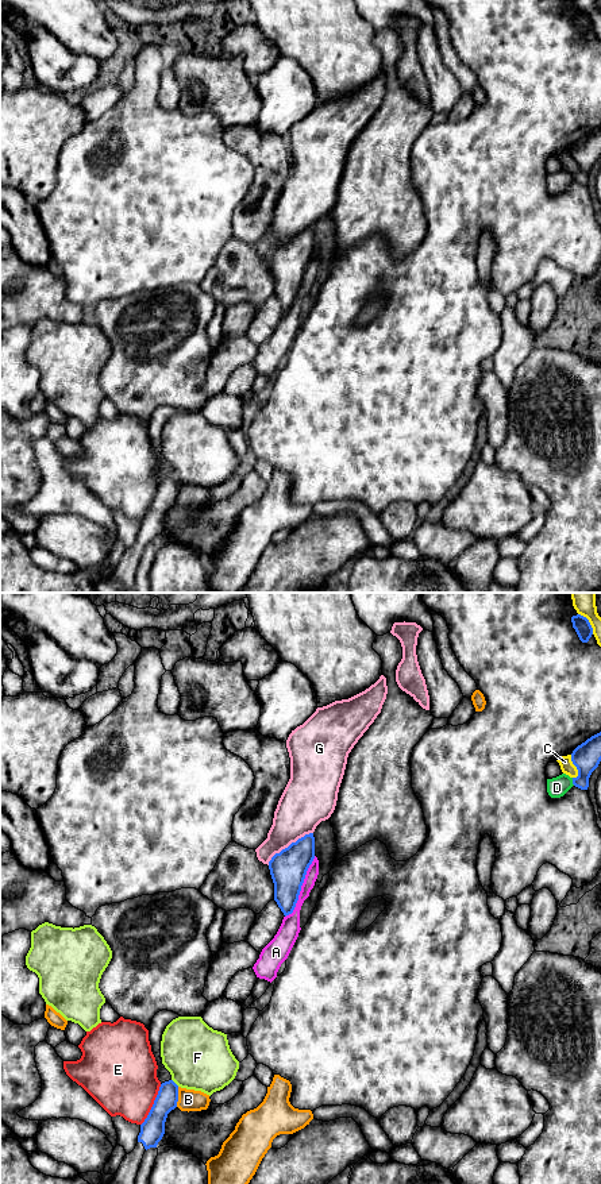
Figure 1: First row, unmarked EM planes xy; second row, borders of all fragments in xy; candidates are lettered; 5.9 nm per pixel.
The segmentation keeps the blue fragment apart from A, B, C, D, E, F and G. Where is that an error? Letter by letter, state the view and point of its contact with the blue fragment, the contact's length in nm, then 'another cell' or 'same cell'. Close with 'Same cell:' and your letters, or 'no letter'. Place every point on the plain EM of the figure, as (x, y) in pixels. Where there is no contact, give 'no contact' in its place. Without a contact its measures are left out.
A: contact xy (300, 282); length 400 nm; same cell
B: contact xy (177, 492); length 120 nm; another cell
C: contact xy (576, 161); length 150 nm; another cell
D: contact xy (573, 177); length 50 nm; another cell
E: contact xy (153, 500); length 280 nm; another cell
F: contact xy (174, 478); length 60 nm; another cell
G: contact xy (289, 240); length 340 nm; another cell
Same cell: A

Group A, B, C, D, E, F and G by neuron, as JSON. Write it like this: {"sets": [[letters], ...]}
{"sets": [["A"], ["B"], ["C"], ["D"], ["E"], ["F"], ["G"]]}

